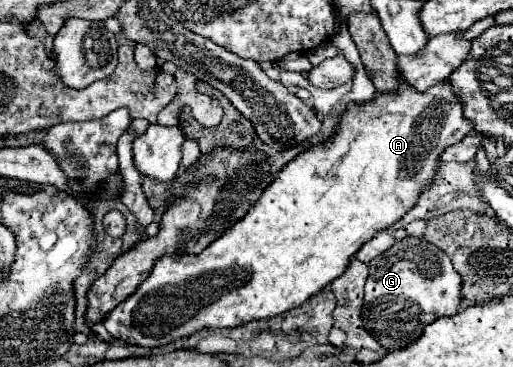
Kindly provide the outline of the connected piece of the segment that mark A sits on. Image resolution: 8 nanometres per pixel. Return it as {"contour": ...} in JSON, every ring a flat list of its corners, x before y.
{"contour":[[406,82,402,84,402,88,398,90,398,96,382,96,378,94,372,102,366,104,352,104,348,108,348,112,342,116,342,122,336,130,336,134,326,140,320,146,312,146,310,150,306,150,304,154,296,156,292,162,288,162,272,180,272,184,262,192,262,196,258,198,258,202,246,212,244,218,240,218,236,224,232,224,232,228,228,228,218,240,214,240,204,252,200,254,186,254,186,256,178,256,178,258,160,258,154,264,154,270,150,272,150,276,138,286,138,290,134,294,130,294,126,300,122,300,104,320,106,330,112,334,112,338,116,340,124,340,124,342,132,342,136,346,164,346,170,344,178,338,188,338,190,334,202,330,202,328,232,328,232,326,242,326,246,322,252,320,262,320,262,318,272,318,278,316,282,312,288,312,290,308,298,308,302,306,308,298,316,296,322,288,326,288,334,278,338,278,344,268,350,264,350,258,360,250,360,246,368,240,374,238,374,234,378,234,384,228,390,228,396,220,400,220,414,204,418,198,418,192,422,192,422,188,430,182,430,176,434,176,434,168,438,166,438,152,442,152,442,148,456,144,458,140,462,140,462,136,466,136,470,132,470,122,462,116,462,104,458,104,458,96,454,96,450,82,440,82,434,84,432,88,428,88,424,94,422,92,414,92,414,88,410,88]]}

